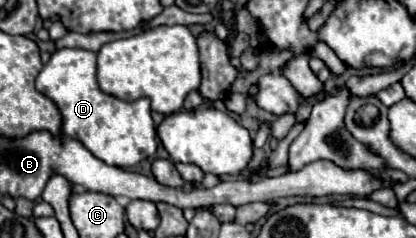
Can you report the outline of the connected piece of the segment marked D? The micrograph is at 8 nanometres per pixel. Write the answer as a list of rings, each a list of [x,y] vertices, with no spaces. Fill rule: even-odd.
[[[58,49],[56,53],[52,53],[50,61],[44,65],[40,75],[36,77],[36,89],[56,103],[62,115],[62,133],[82,141],[104,163],[116,165],[116,167],[134,167],[142,159],[148,159],[156,153],[156,127],[150,115],[150,101],[138,99],[138,101],[126,103],[100,91],[96,83],[96,53],[86,49]]]

